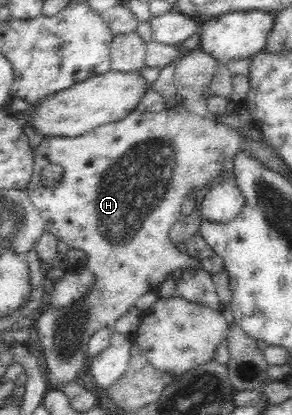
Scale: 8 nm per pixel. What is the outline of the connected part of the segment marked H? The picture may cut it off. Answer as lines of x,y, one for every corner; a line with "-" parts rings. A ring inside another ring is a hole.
201,46
197,49
189,50
183,52
183,54
177,59
174,73
174,82
177,88
177,93
181,97
185,98
185,102
174,109
167,109
163,113
151,113
151,112
139,112
134,110
113,123
106,123
105,125
96,127
83,135
65,137
65,136
53,136
48,138
43,138
42,142
38,147
34,149
34,170
28,185
28,194
30,195
31,201
37,211
42,217
45,231
53,234
60,245
63,248
73,248
81,249
87,253
87,260
83,265
85,268
89,268
95,278
97,278
97,283
95,287
85,295
85,297
79,297
75,304
70,304
63,307
57,307
57,309
52,308
48,310
47,308
41,309
37,314
35,321
35,328
39,331
39,340
41,340
41,345
43,346
43,355
45,359
46,367
46,382
48,385
48,390
59,390
61,385
69,385
69,383
77,382
81,377
87,374
89,356
87,356
87,341
90,341
91,335
99,331
99,329
112,327
117,319
121,318
129,308
134,307
137,299
145,293
155,292
157,288
163,281
171,274
175,269
183,270
200,270
205,266
205,263
200,261
197,257
191,257
186,254
186,252
179,252
176,245
168,238
169,228
182,216
181,206
185,196
190,192
196,192
198,189
204,188
207,183
213,181
216,183
215,177
225,168
224,163
228,160
233,159
236,153
244,145
241,136
231,128
223,124
223,122
214,121
214,115
211,114
206,106
206,96
209,94
207,91
217,67
220,63
207,52
201,50
-
49,164
57,164
63,166
64,173
61,183
57,187
45,187
40,180
40,173
43,171
45,166

